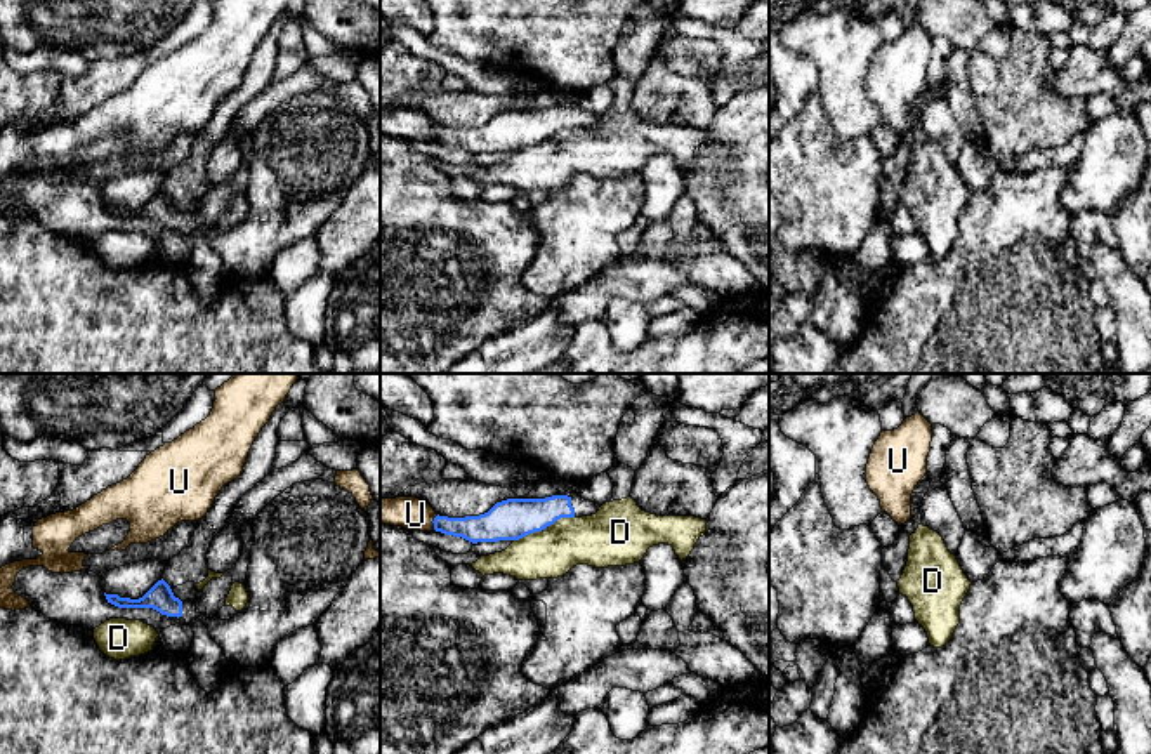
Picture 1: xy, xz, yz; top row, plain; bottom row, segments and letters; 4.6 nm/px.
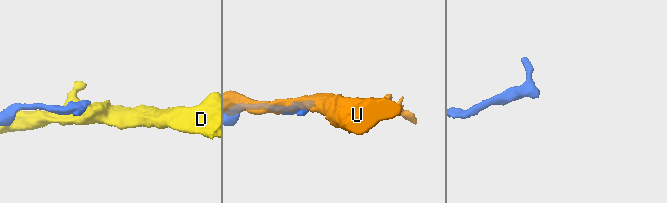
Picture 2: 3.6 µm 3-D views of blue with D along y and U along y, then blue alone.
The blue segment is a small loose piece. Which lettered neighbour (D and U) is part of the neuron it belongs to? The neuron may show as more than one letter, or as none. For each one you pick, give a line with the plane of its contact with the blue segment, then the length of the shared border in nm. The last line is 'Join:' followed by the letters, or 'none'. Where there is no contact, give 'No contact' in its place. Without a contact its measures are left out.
Join: none

